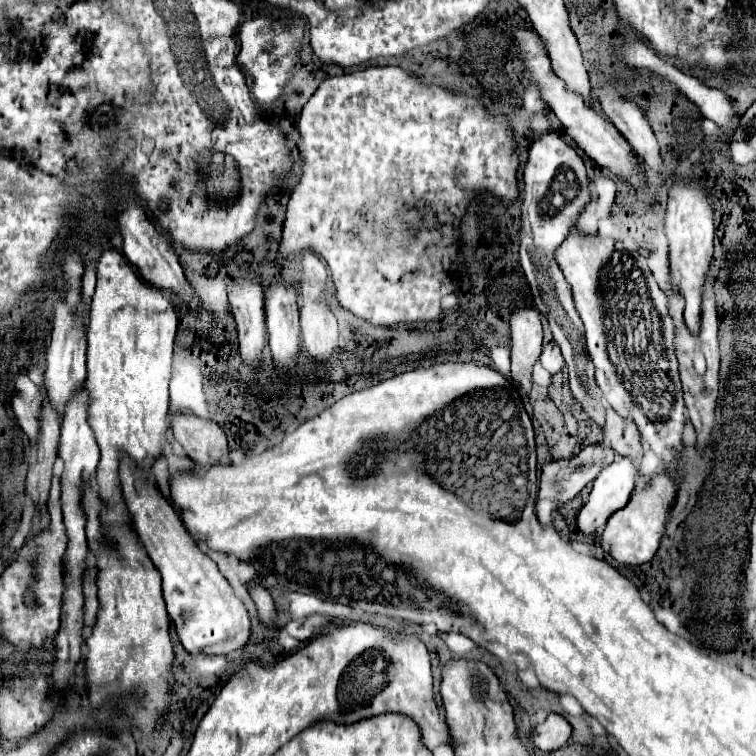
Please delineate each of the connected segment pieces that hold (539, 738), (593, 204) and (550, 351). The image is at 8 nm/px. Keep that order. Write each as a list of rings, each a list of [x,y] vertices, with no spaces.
[[[548,714],[548,718],[530,732],[530,740],[540,752],[554,752],[568,742],[570,732],[570,724],[560,714]]]
[[[600,174],[590,180],[588,190],[590,190],[590,202],[582,210],[576,226],[584,232],[596,232],[598,220],[610,214],[610,206],[616,194],[616,182],[610,176]]]
[[[554,342],[546,344],[544,350],[542,350],[542,356],[540,356],[540,362],[550,374],[558,374],[562,370],[562,366],[564,366],[564,358],[560,354],[560,348]]]

